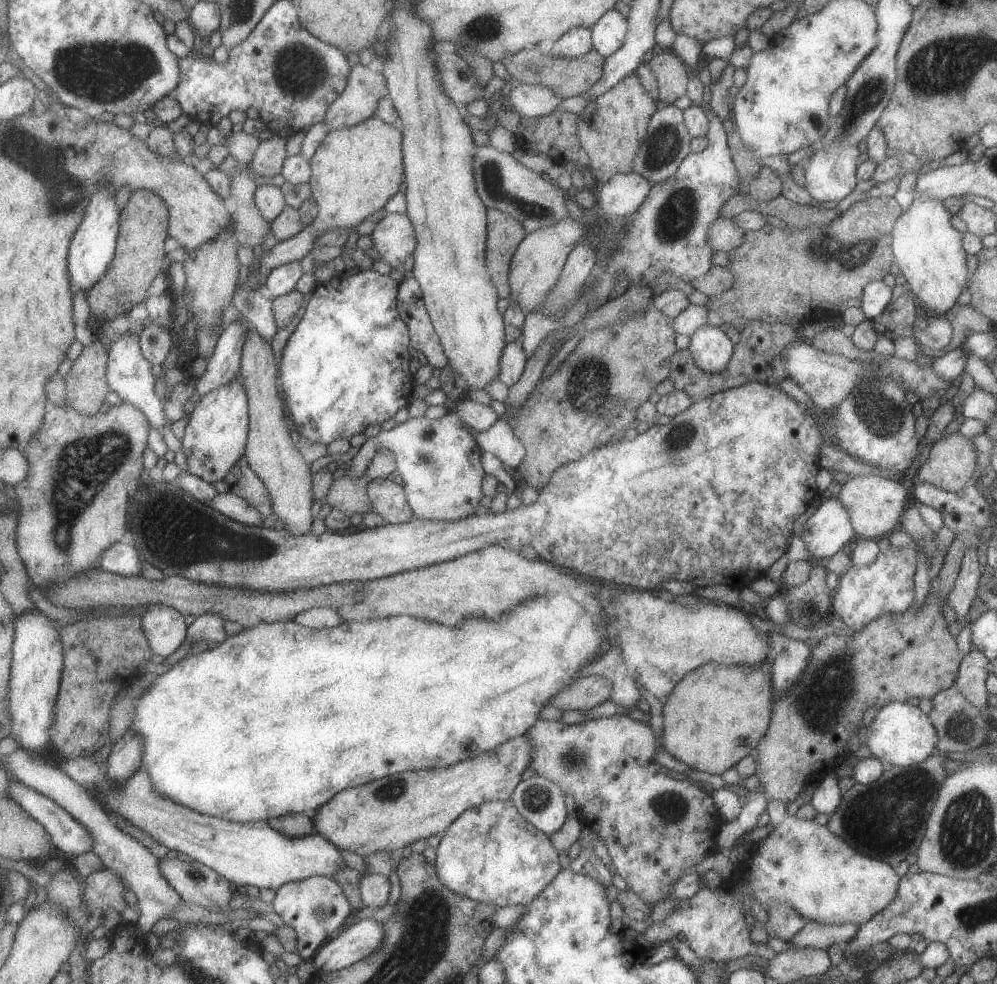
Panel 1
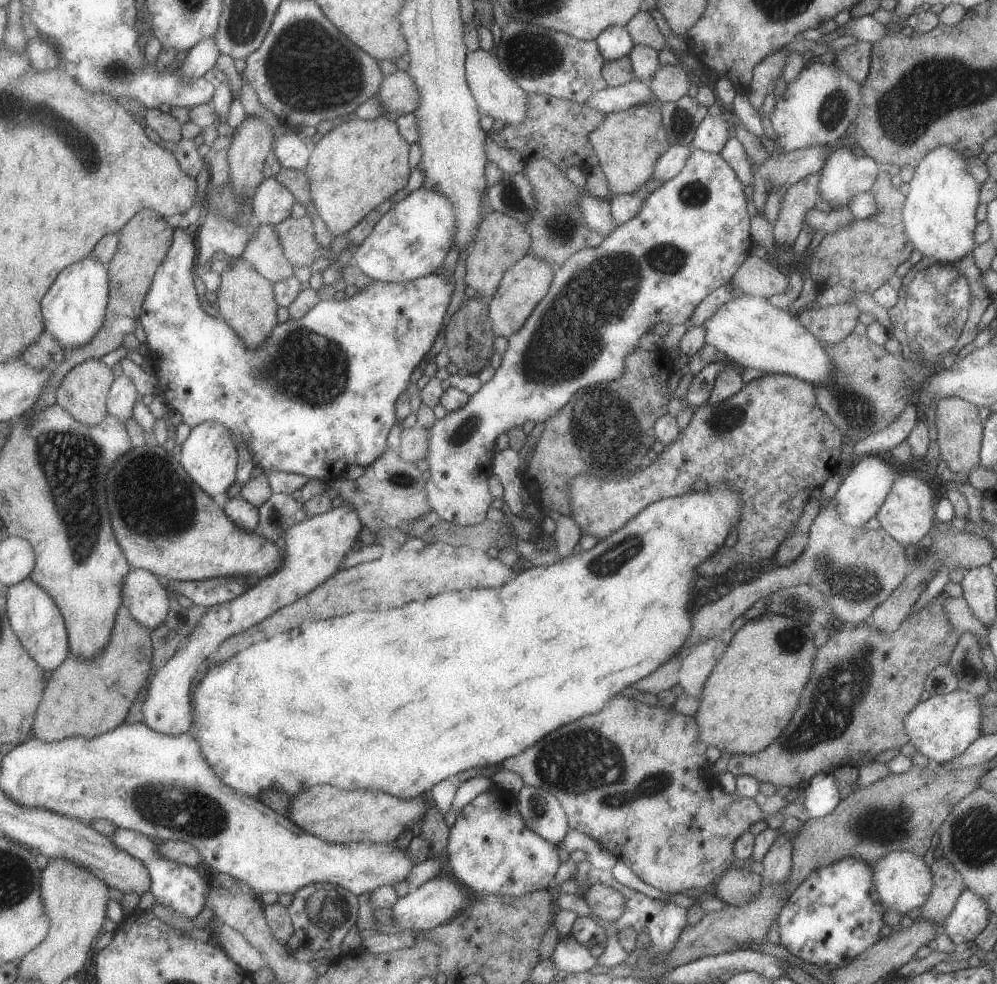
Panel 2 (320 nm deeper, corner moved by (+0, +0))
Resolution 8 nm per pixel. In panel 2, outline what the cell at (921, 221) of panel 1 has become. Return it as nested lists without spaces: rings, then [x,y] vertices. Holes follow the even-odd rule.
[[[937,146],[917,164],[901,208],[901,224],[907,242],[933,263],[952,265],[976,248],[973,240],[979,184],[967,172],[965,158],[951,146]]]

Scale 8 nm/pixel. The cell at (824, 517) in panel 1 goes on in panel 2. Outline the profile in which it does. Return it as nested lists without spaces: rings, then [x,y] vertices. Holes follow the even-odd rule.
[[[869,455],[863,460],[859,460],[847,476],[842,478],[839,488],[832,497],[835,500],[835,510],[845,526],[859,528],[869,519],[875,517],[879,506],[885,502],[891,482],[898,474],[897,466],[892,462],[885,462],[883,456]]]

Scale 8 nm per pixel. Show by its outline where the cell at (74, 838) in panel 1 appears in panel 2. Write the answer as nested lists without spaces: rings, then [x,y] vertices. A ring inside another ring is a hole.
[[[117,827],[109,835],[109,838],[121,850],[125,850],[128,854],[131,854],[132,858],[138,859],[146,867],[146,870],[150,874],[151,882],[149,892],[155,898],[155,903],[171,908],[173,912],[181,914],[187,920],[195,919],[201,913],[204,909],[203,900],[207,896],[207,880],[205,880],[207,878],[207,872],[201,870],[203,865],[189,867],[178,864],[177,862],[171,862],[170,859],[163,858],[162,854],[159,854],[159,847],[153,840],[129,829]]]

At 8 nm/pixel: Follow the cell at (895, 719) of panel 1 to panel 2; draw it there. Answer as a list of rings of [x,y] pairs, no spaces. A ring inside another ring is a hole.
[[[955,690],[945,695],[933,695],[919,702],[903,718],[903,730],[909,738],[909,744],[937,765],[951,762],[962,754],[975,738],[981,735],[981,704],[979,697],[965,690]]]

